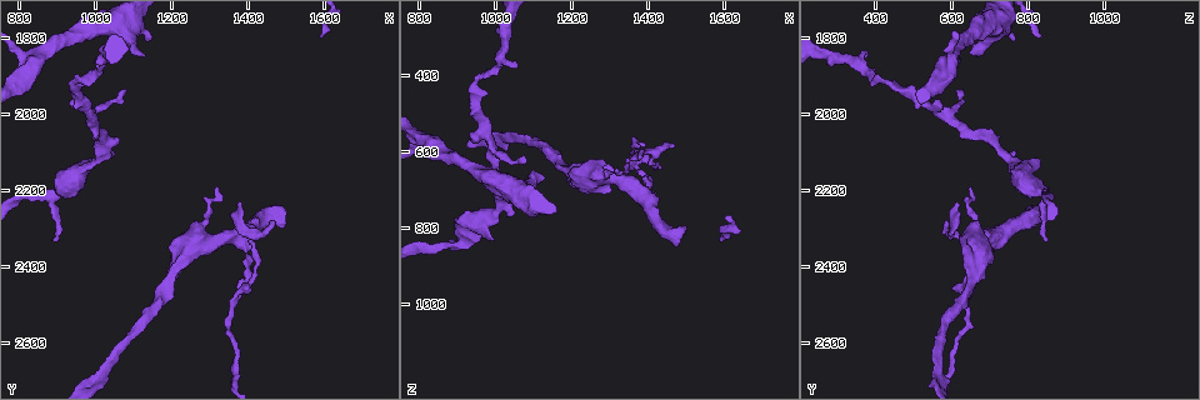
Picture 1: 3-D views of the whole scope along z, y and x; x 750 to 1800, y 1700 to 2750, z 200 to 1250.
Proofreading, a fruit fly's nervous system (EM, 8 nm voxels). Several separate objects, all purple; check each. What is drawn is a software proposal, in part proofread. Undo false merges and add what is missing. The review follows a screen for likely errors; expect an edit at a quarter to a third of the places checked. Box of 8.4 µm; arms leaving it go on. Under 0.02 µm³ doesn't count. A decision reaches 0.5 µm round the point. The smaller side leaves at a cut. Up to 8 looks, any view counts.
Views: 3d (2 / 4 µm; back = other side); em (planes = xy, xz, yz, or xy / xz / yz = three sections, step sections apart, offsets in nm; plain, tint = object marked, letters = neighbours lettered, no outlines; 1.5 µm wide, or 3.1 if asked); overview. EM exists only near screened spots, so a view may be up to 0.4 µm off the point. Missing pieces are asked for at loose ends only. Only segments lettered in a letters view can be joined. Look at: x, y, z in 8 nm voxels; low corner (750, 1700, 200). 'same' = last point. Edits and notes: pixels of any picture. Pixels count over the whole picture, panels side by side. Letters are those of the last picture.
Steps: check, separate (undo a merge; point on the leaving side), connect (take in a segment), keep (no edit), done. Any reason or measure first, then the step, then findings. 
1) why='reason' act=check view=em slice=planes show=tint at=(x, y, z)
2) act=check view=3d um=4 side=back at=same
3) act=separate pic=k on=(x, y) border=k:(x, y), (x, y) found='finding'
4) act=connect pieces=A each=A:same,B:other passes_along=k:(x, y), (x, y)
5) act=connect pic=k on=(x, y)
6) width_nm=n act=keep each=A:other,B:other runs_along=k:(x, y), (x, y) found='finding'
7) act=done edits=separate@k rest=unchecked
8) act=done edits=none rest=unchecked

why='an open end' act=check view=em slice=xy step=8 show=tint at=(1330, 2195, 650)

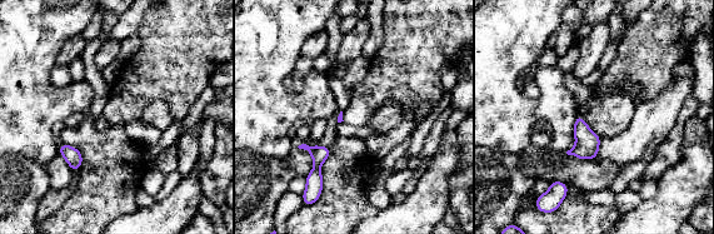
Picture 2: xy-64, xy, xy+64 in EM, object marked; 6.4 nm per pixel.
act=check view=em slice=planes show=letters at=same

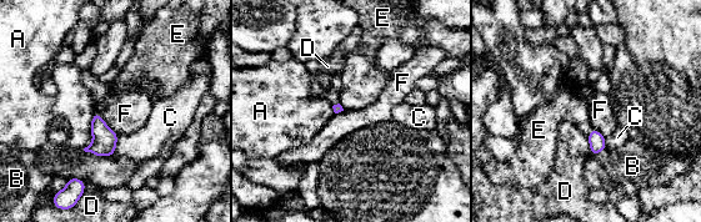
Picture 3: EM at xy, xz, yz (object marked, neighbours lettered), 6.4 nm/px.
act=keep each=A:other,B:other,C:other,D:other,E:other,F:other border=3:(95, 110), (103, 121), (118, 135) found='none of them fits'

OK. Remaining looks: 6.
why='sudden change in width' act=check view=em slice=xy step=8 show=tint at=(915, 2195, 840)

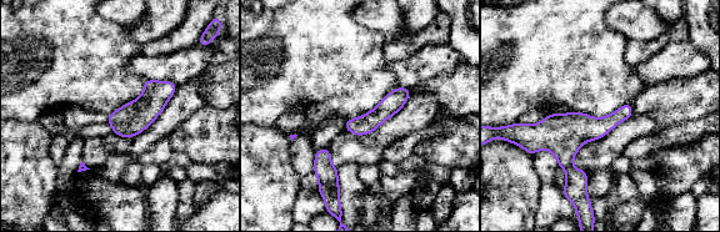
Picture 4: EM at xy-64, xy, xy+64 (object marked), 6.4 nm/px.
why='another direction' act=check view=em slice=planes show=letters at=same

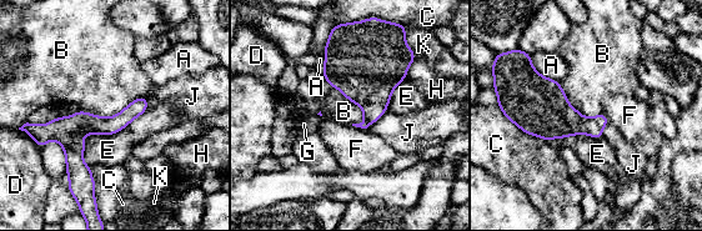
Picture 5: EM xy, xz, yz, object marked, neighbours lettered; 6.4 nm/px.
act=keep each=A:other,B:other,C:other,D:other,E:other,F:other,G:other,H:other,J:other,K:other border=5:(145, 95), (111, 116), (80, 111) found='continuous, no second neuron'

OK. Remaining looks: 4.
why='free end' act=check view=3d um=2 side=back at=(1130, 1850, 665)

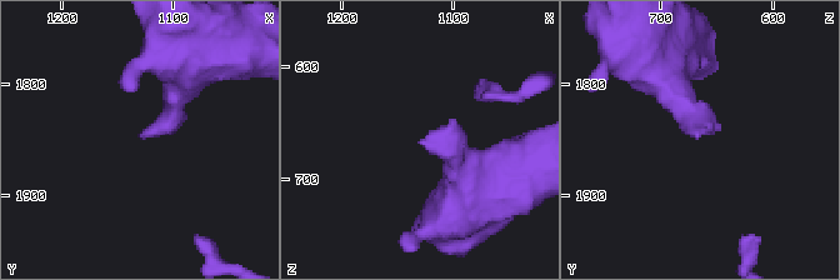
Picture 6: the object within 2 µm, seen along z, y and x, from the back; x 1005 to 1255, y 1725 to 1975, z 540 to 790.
why='need the tissue' act=check view=em slice=planes show=plain at=(1126, 1848, 664)

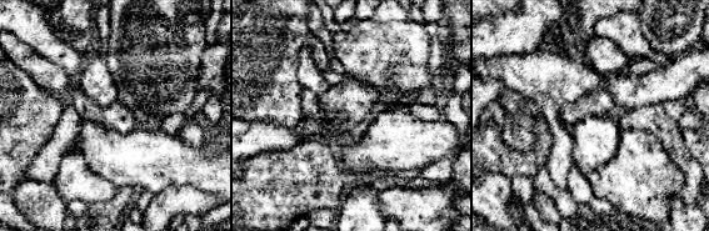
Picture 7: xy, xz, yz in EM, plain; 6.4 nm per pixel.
why='what lies round it' act=check view=em slice=planes show=letters at=same

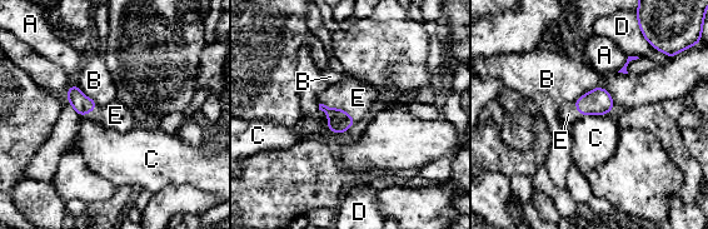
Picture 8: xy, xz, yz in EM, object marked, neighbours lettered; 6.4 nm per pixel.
act=connect pic=8 on=(357, 98) each=A:other,B:other,C:other,D:other,E:same passes_along=8:(339, 122), (338, 109), (357, 98) found='it goes on there'

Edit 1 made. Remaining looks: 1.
act=done edits=connect@8 rest=unchecked

